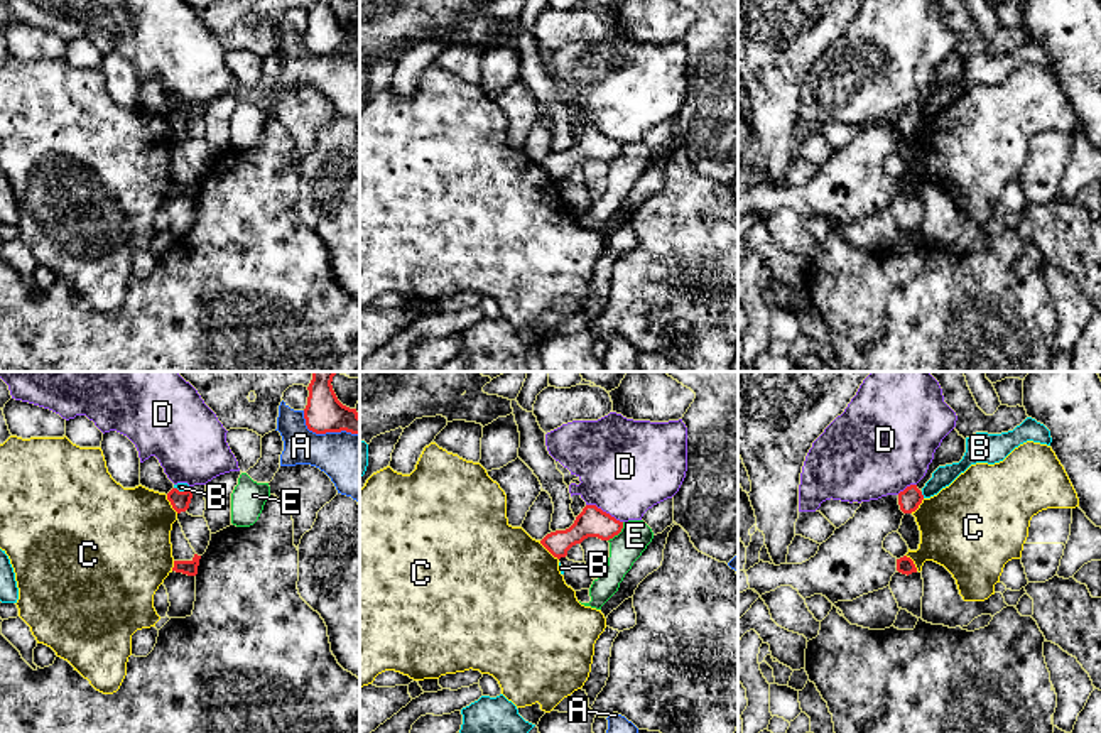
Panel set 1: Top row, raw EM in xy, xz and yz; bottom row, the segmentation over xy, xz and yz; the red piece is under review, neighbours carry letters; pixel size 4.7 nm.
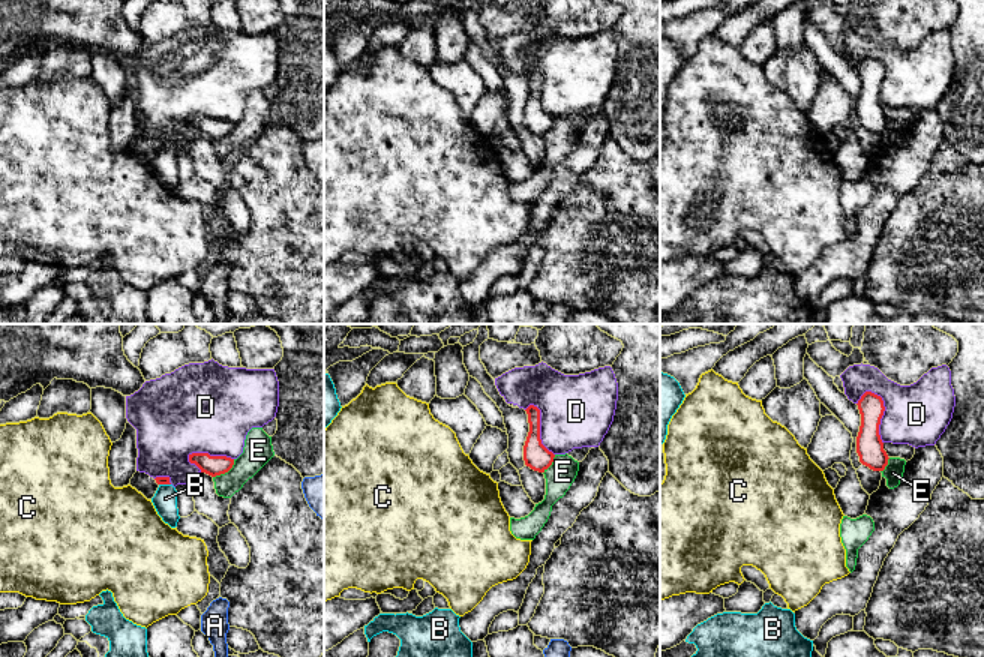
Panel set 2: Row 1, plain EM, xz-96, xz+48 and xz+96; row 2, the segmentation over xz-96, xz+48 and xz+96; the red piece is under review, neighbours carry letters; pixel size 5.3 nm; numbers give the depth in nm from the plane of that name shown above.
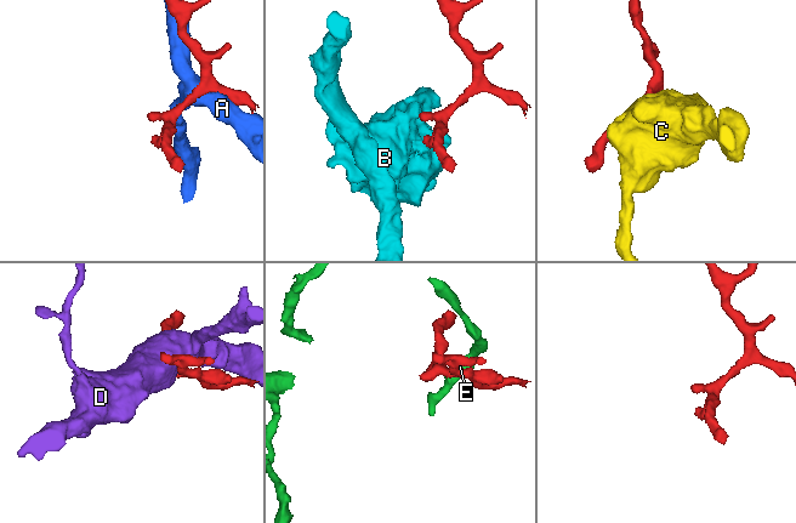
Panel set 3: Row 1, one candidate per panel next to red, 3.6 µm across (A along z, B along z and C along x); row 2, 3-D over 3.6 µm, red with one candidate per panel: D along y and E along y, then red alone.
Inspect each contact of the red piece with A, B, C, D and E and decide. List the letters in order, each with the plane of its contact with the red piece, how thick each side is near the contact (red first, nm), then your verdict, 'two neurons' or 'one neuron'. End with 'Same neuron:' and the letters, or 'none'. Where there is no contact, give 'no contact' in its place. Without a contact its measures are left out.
A: xy | 180/280 nm | two neurons
B: yz | 110/100 nm | two neurons
C: xz | 140/500 nm | two neurons
D: xz | 140/460 nm | two neurons
E: xz | 140/150 nm | two neurons
Same neuron: none

